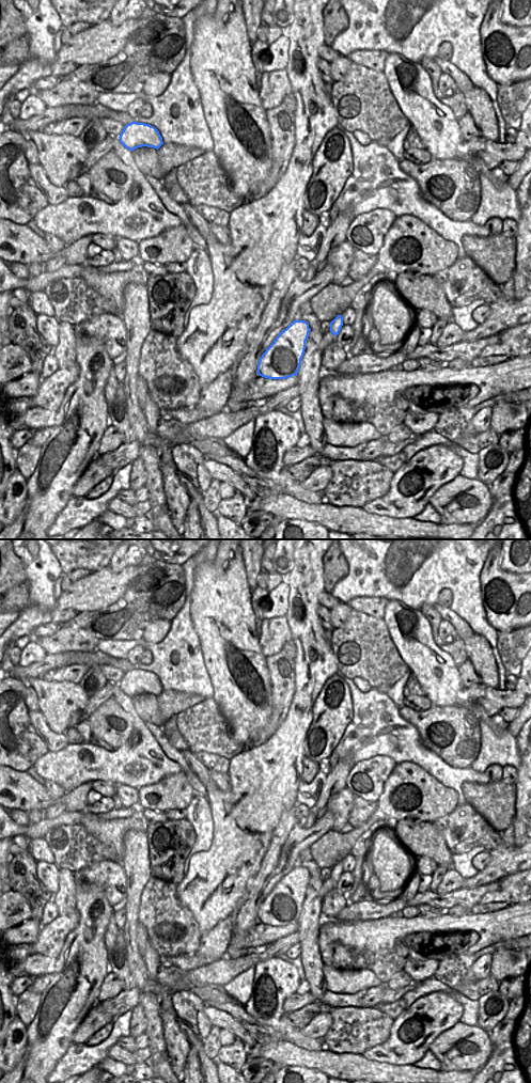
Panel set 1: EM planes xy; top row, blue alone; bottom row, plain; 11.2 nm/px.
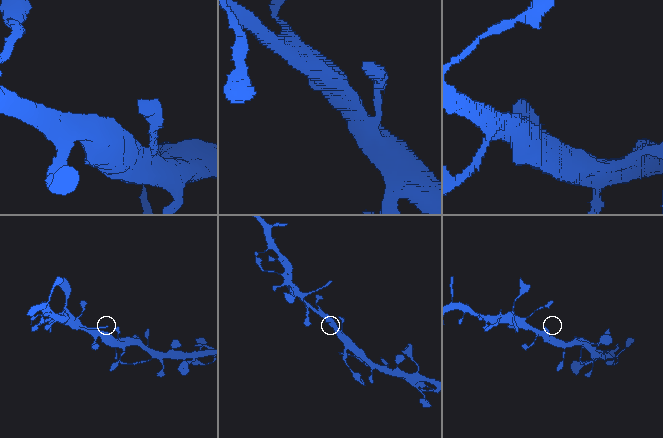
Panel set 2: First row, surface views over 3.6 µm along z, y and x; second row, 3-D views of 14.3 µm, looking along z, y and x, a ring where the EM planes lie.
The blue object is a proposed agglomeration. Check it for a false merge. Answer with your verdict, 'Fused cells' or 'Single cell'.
Single cell

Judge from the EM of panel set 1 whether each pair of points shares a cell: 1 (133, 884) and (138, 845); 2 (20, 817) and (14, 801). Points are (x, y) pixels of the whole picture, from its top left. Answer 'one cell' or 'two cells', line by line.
1: one cell
2: two cells

